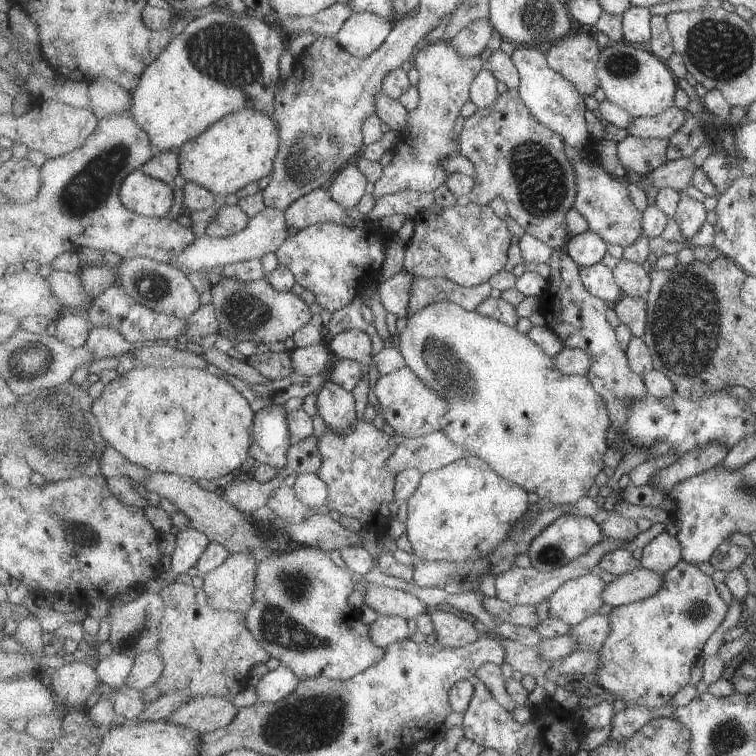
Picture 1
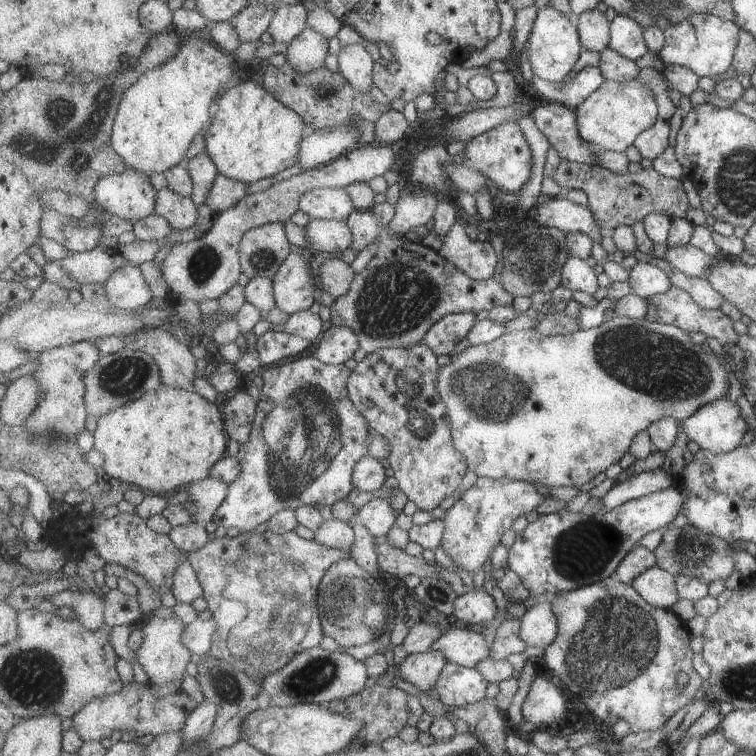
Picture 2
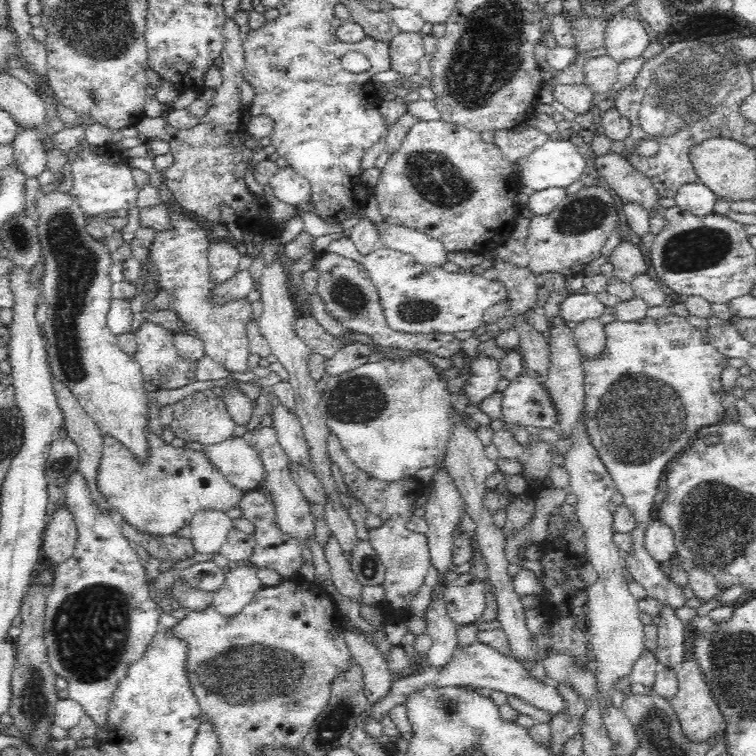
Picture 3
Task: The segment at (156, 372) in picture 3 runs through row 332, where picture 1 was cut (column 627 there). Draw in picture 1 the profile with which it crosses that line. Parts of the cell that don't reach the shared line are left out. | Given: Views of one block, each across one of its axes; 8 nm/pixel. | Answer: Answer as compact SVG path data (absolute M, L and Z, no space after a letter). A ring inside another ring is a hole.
M628 135L617 145L618 160L626 172L647 175L668 162L670 142L667 139L648 140Z

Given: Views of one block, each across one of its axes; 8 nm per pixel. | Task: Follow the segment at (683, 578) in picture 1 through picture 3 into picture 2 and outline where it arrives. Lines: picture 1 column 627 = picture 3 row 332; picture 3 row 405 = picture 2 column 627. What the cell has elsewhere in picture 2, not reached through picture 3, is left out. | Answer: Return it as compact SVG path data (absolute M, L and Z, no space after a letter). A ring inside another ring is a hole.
M612 576L604 581L561 593L551 600L559 630L557 640L543 650L541 660L559 677L566 691L577 694L585 708L598 720L602 720L603 725L611 728L617 721L623 720L635 734L659 730L677 710L690 704L701 686L707 687L707 682L693 668L694 652L689 644L692 634L684 619L679 618L670 608L651 606L632 584L621 582ZM681 672L685 672L689 678L685 688L679 688Z

